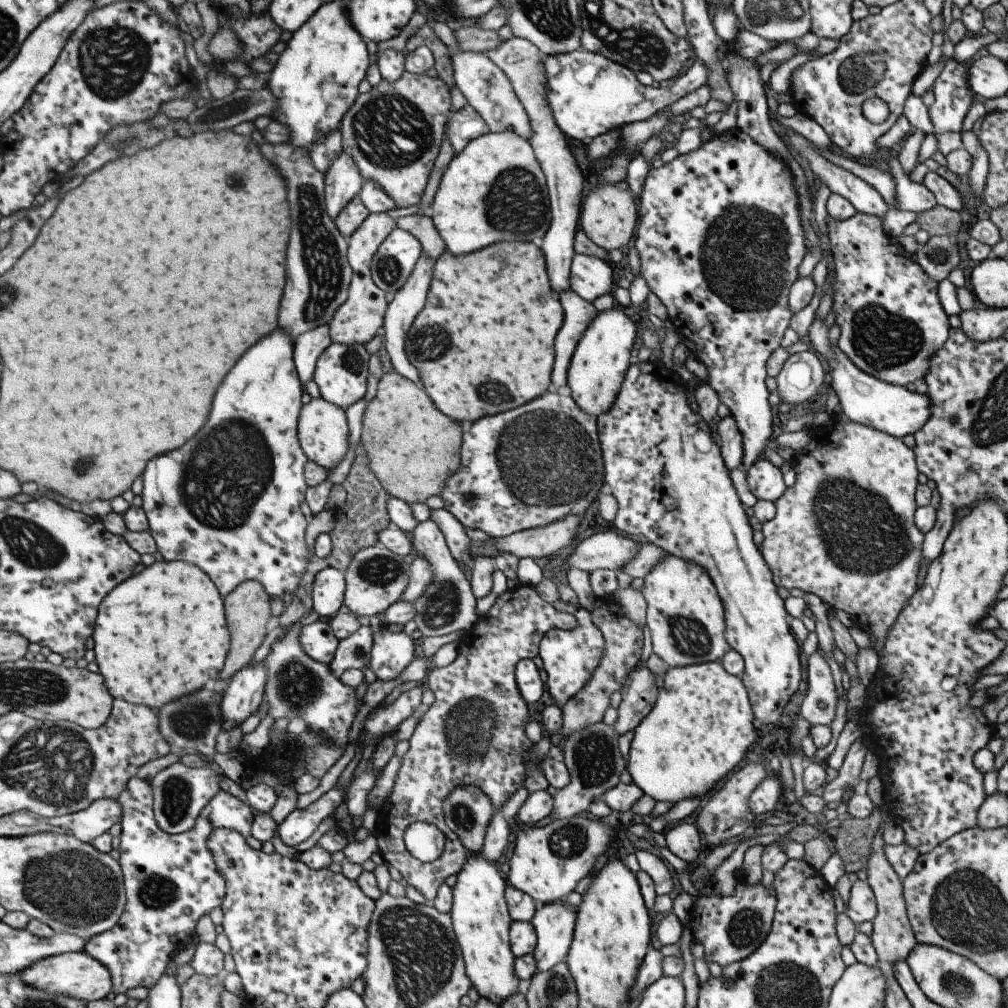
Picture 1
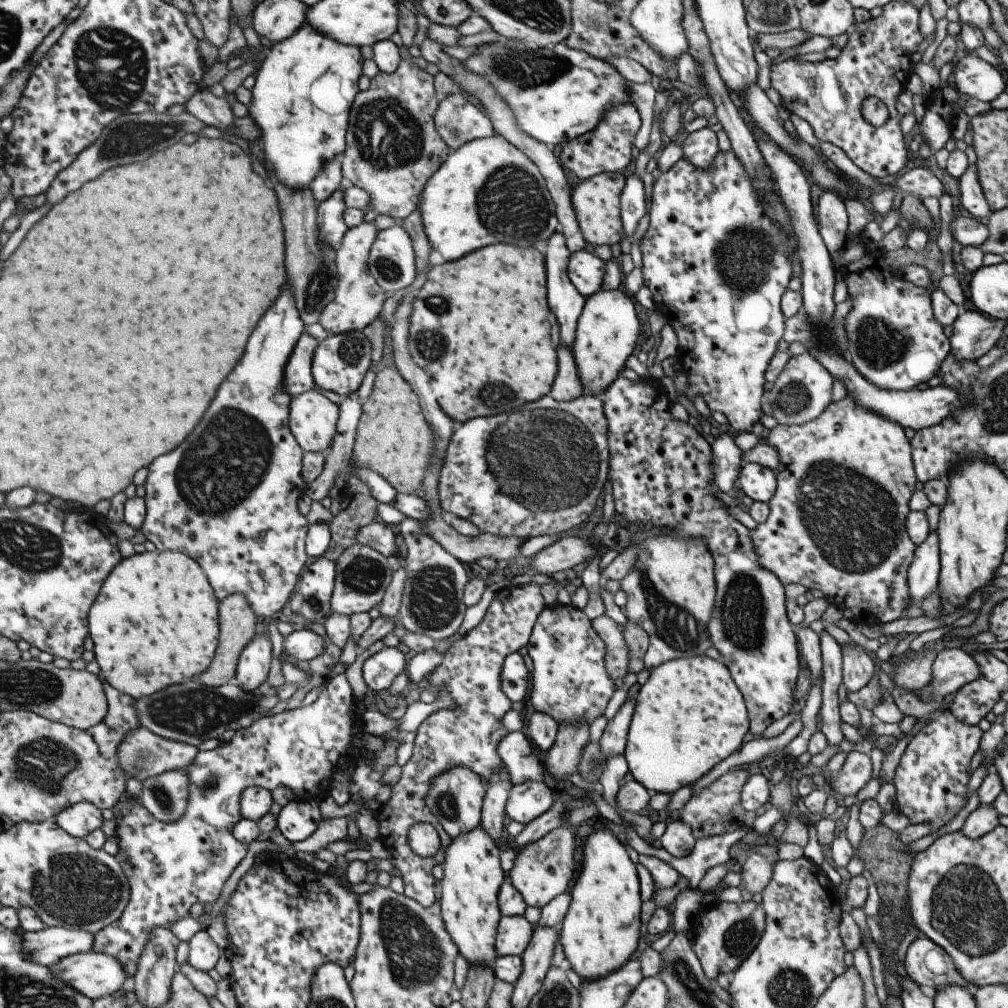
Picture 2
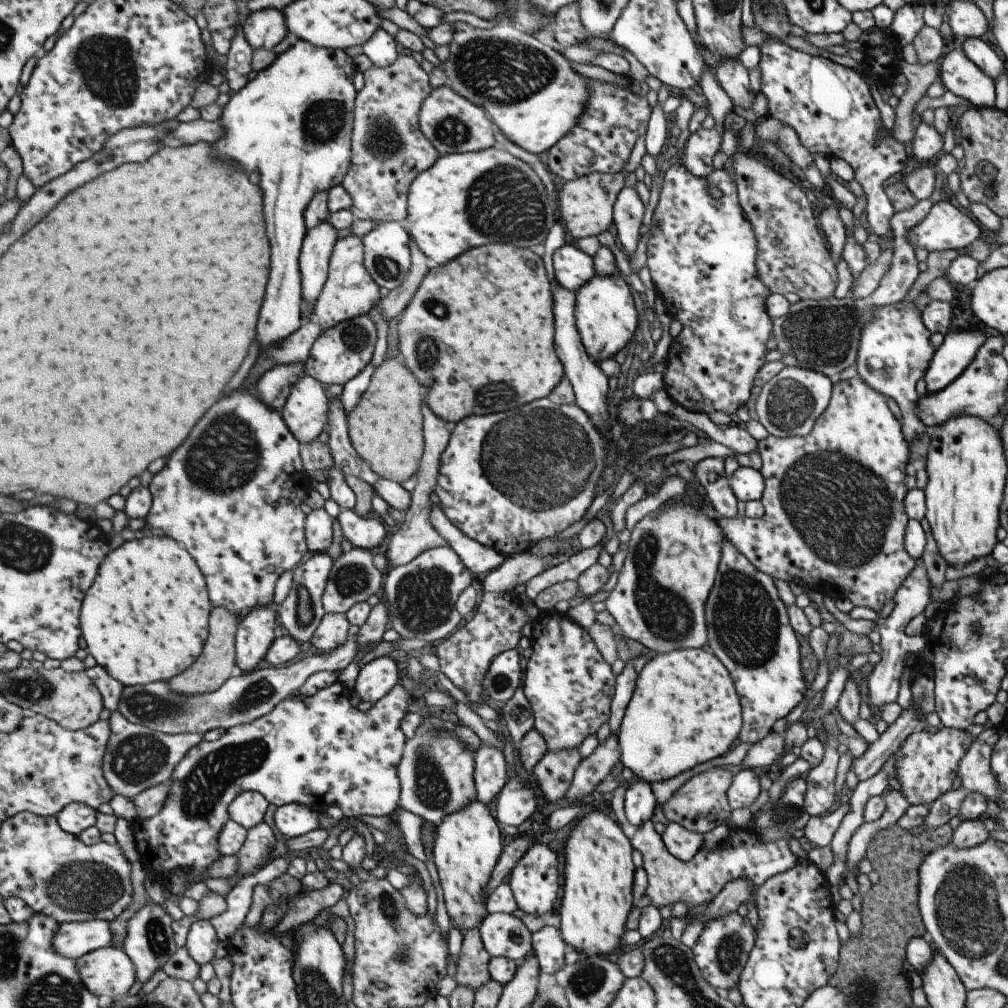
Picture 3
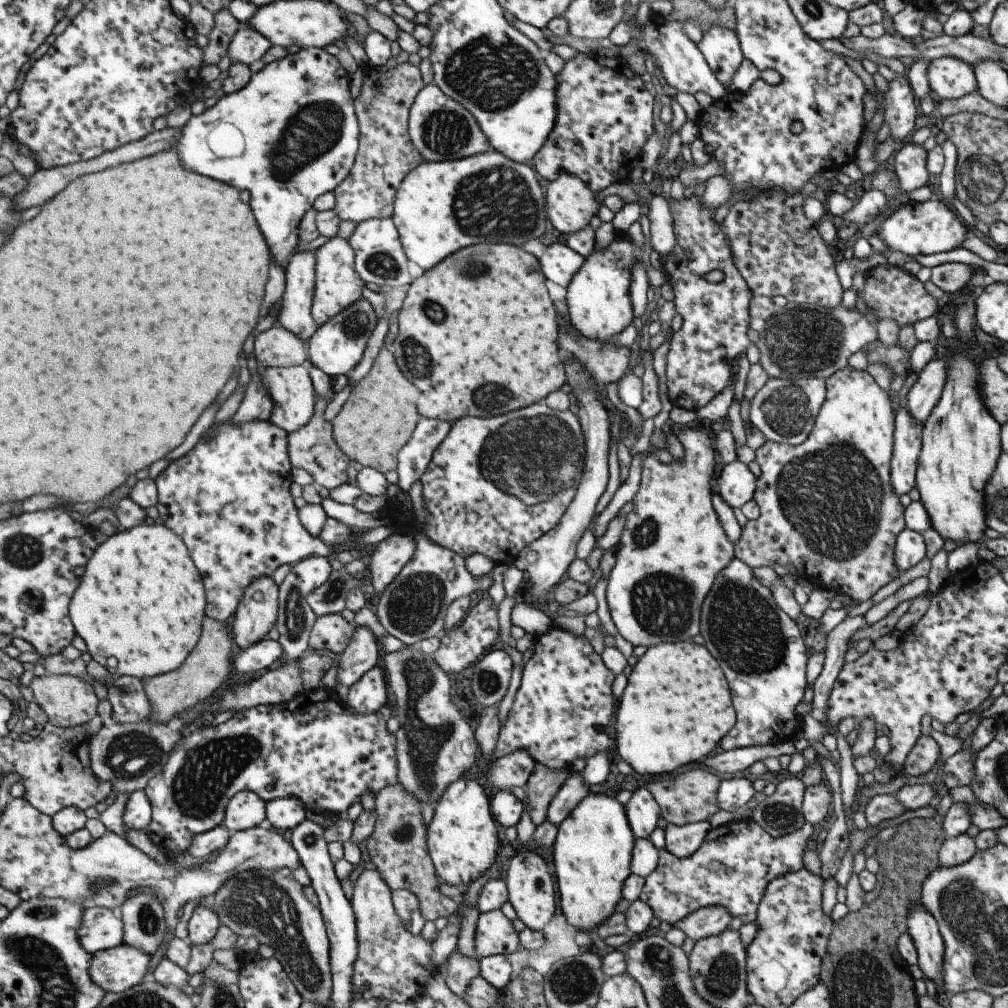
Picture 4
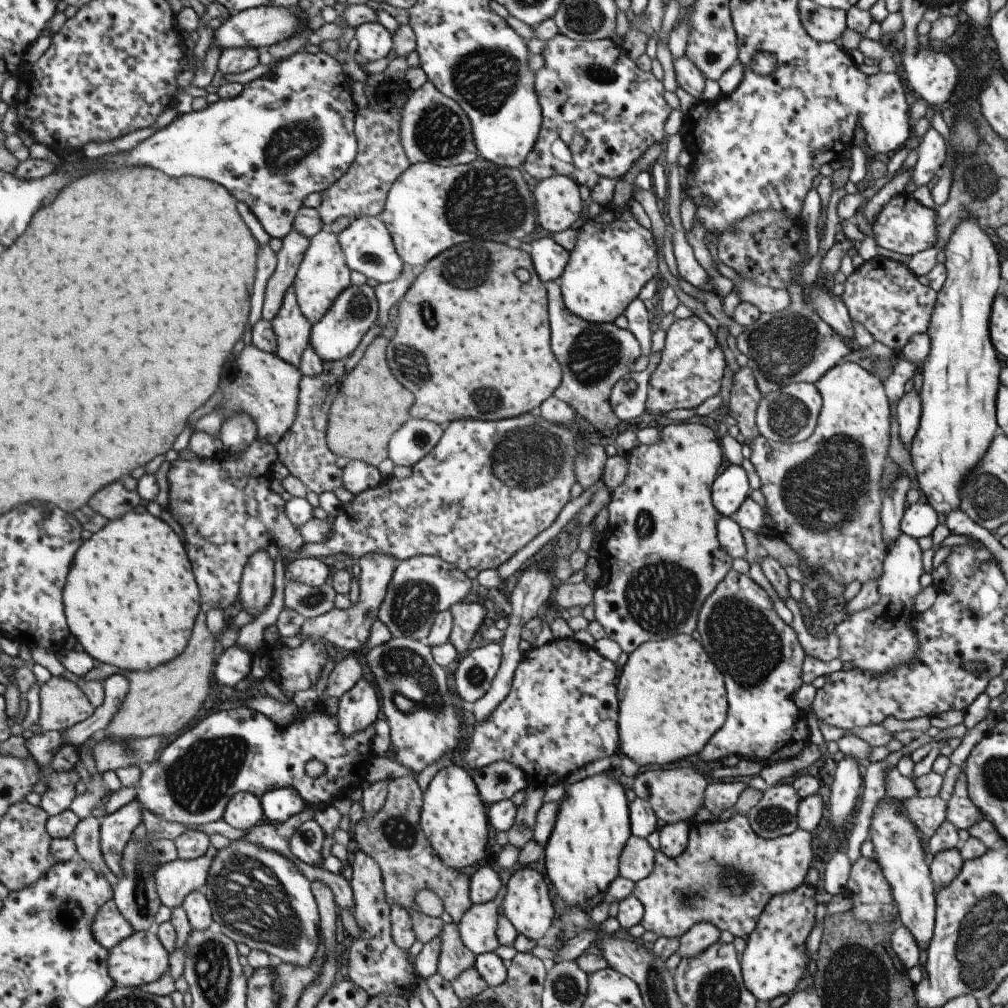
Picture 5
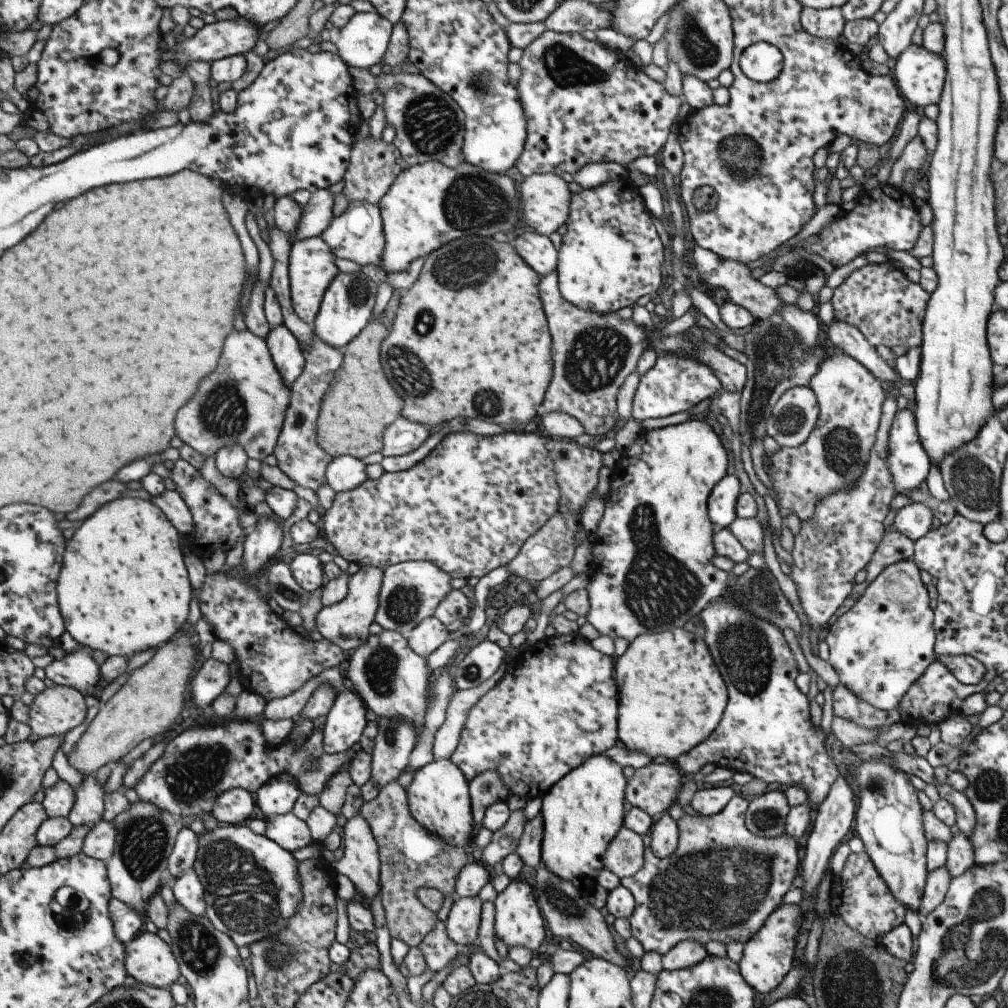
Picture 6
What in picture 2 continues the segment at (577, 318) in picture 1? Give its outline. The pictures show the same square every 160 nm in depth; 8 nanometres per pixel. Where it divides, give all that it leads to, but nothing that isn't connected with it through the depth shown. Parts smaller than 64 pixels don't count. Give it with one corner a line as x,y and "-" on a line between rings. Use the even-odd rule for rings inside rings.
557,345
557,370
548,395
556,401
569,402
581,395
572,352
565,345

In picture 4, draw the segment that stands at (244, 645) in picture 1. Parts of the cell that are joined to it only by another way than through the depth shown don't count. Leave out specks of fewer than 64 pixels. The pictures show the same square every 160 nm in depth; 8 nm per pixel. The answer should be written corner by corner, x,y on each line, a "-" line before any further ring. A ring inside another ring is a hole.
204,617
199,640
185,661
173,671
142,680
143,694
149,704
149,724
166,724
171,718
179,717
185,710
207,700
231,670
230,648
231,638
225,631
225,623

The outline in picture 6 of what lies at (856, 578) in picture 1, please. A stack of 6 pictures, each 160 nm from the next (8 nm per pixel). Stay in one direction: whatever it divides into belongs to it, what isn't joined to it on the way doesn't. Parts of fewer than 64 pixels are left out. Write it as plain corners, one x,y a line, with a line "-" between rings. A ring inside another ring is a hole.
840,351
834,352
833,355
825,352
821,364
809,378
807,388
813,392
817,402
818,418
815,428
811,430
809,437
800,446
780,447
776,453
773,452
767,458
763,458
763,464
769,468
767,475
773,485
779,516
785,519
789,514
795,514
800,522
805,522
813,516
811,512
817,504
817,498
829,496
829,492
847,488
853,484
853,480
857,480
857,476
861,476
869,450
875,441
875,432
877,432
882,403
885,399
879,380
859,362

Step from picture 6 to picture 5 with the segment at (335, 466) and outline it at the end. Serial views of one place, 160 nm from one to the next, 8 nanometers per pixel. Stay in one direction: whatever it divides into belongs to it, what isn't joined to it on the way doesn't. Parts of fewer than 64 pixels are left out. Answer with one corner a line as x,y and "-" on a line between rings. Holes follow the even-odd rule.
349,460
341,470
341,487
350,494
359,494
383,480
378,470
361,460

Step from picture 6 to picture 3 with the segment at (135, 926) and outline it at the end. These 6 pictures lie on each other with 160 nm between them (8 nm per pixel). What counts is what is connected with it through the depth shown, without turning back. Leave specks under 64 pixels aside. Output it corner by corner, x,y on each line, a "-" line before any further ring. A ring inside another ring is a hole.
107,920
62,923
53,936
53,948
63,957
77,960
90,951
113,947
113,932

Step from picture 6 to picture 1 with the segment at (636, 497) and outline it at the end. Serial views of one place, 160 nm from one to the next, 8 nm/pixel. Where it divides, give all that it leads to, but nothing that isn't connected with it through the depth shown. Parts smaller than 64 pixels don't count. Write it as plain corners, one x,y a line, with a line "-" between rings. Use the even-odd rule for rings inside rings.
666,554
642,579
652,652
669,668
713,662
731,649
724,637
722,602
700,566

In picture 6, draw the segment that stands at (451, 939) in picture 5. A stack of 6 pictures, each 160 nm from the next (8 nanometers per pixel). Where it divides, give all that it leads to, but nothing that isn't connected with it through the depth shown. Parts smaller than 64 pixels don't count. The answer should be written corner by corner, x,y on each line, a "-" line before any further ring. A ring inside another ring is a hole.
441,920
435,921
433,929
422,938
417,948
423,954
426,968
433,973
453,961
460,951
460,947
445,934
445,926

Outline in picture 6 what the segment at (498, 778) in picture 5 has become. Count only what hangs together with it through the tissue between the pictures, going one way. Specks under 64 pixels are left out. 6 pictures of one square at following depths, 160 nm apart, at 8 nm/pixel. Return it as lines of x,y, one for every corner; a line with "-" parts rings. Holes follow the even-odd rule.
483,772
467,784
471,804
471,824
476,831
482,824
485,810
495,802
505,801
509,796
505,784
497,780
495,772

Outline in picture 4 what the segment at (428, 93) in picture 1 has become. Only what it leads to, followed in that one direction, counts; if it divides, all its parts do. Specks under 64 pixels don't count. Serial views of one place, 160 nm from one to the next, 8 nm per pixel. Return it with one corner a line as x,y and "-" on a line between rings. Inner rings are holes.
405,62
383,70
382,67
365,63
361,68
362,85
359,96
352,102
354,114
358,123
358,150
353,165
345,179
333,190
335,205
333,212
339,220
349,220
361,223
368,219
387,219
391,217
393,200
397,186
401,184
403,176
422,163
421,156
413,148
408,136
408,111
417,96
417,92
424,86
418,68

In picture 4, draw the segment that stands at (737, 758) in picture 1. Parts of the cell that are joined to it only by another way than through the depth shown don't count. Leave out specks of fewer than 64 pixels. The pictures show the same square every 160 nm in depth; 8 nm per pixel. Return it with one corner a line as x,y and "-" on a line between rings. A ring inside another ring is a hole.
691,639
687,641
675,641
674,643
662,643
647,647
647,650
637,659
633,667
631,667
631,672
626,678
625,688
623,688
623,692
619,696
619,701
616,703
612,728
613,746
621,761
626,762
634,772
641,776
647,776
649,774
657,776
657,774
671,773
676,768
683,765
686,766
688,763
696,763
697,760
701,760
701,758
707,756
717,746
717,742
721,740
721,736
725,736
733,728
733,724
735,724
735,712
731,704
729,688
723,672
713,659
713,656
703,646
694,644

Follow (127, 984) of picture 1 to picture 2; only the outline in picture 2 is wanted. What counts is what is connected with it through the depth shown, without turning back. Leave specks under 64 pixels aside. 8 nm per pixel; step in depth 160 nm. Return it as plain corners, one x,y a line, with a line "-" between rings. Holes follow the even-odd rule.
340,673
329,678
321,686
317,699
309,706
299,706
271,717
258,718
247,728
234,731
228,743
220,743
210,751
198,751
194,761
185,768
189,781
186,809
181,818
173,823
156,821
142,806
138,797
129,799
123,792
111,808
111,812
116,824
114,832
118,843
116,857
125,878
128,879
130,893
119,918
93,935
92,950
118,960
126,976
131,978
136,971
137,959
153,929
168,929
171,922
189,916
189,908
195,902
205,905
207,902
212,904
217,900
221,886
247,852
247,845
232,835
233,826
242,818
241,793
247,787
261,787
270,792
276,786
286,786
296,798
320,801
331,789
331,771
350,757
352,736
361,731
360,720
353,718
349,711
349,706
355,700
345,675

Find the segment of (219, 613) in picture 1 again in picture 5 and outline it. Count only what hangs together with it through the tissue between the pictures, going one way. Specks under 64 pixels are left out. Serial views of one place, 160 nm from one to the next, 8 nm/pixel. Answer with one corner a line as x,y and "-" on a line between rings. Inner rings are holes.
135,509
125,512
123,516
119,516
117,520
107,520
107,523
102,526
97,532
91,534
87,540
81,542
81,546
77,548
69,572
65,578
65,585
61,592
63,612
69,633
74,636
77,642
83,647
83,651
93,660
116,666
121,670
141,671
151,670
159,664
169,662
183,652
197,614
199,614
200,595
194,580
194,575
191,569
191,564
187,559
181,540
171,528
163,522
159,517
153,516
143,510
137,512

